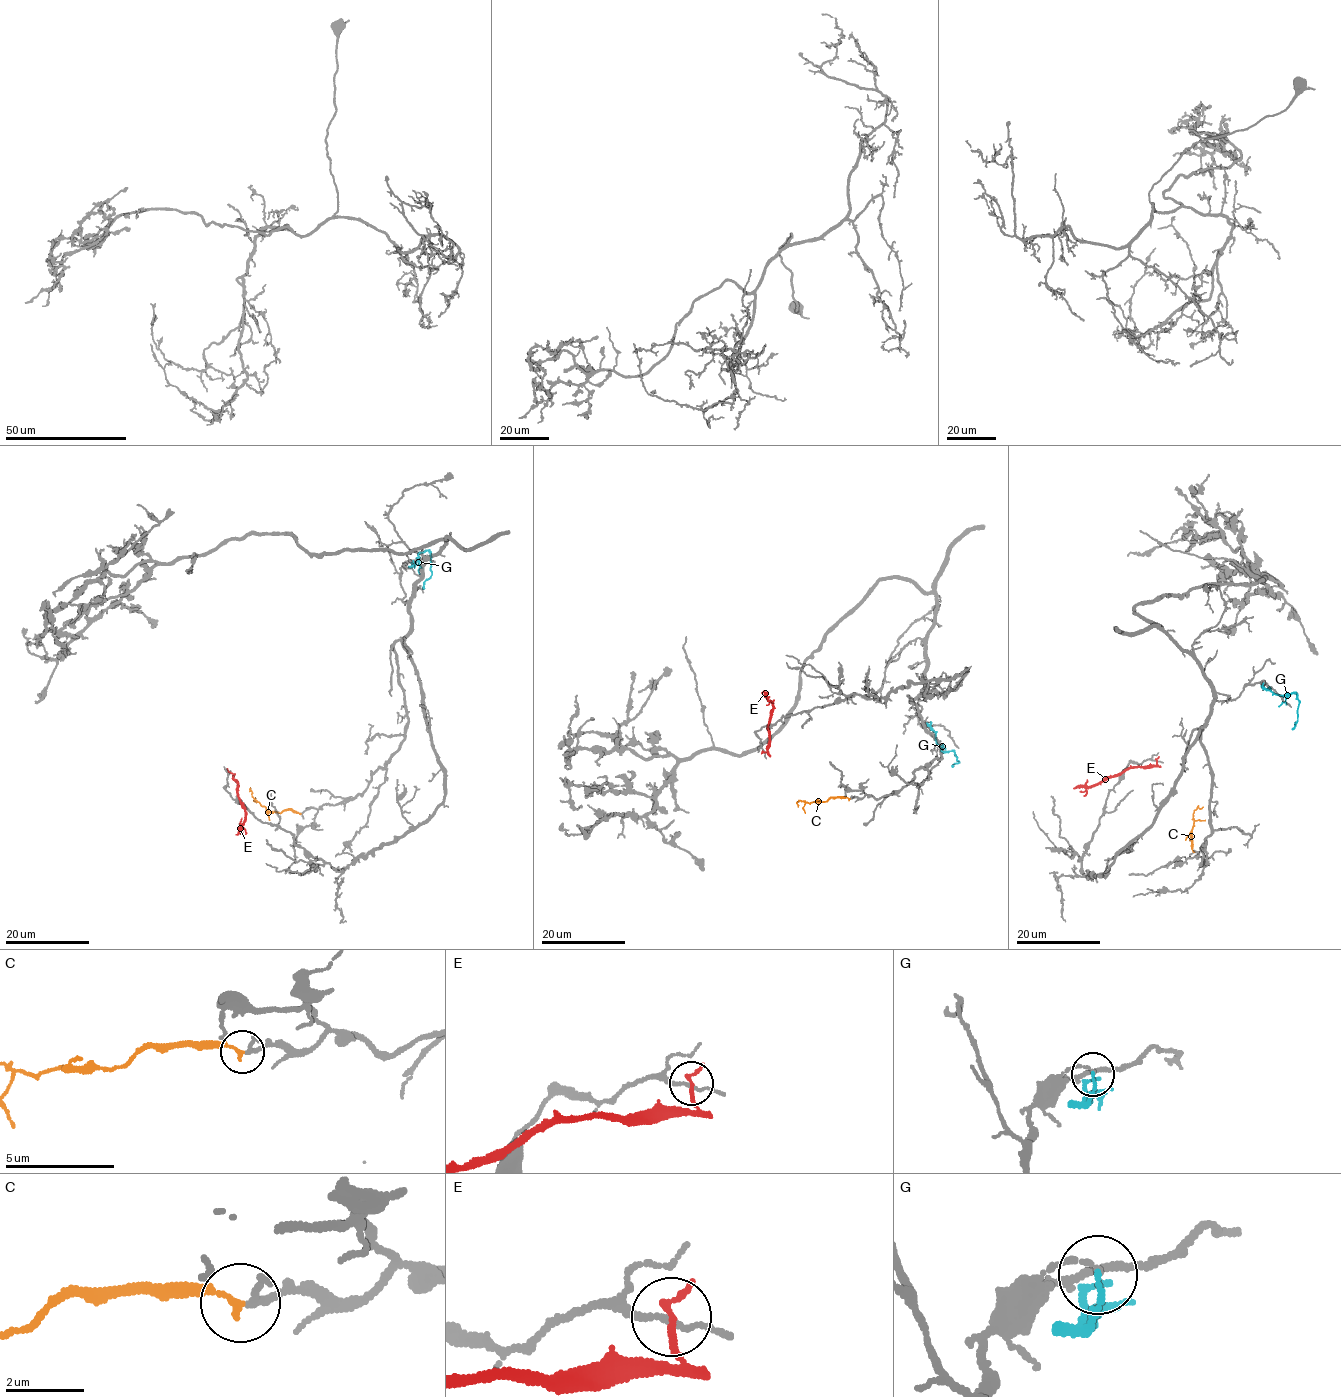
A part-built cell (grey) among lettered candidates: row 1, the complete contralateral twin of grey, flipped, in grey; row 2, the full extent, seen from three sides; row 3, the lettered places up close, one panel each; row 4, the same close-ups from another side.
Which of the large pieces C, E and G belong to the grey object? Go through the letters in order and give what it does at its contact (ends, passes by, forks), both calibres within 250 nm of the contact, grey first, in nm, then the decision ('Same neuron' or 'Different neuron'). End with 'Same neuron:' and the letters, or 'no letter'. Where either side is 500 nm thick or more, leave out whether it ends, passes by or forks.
C: It ends there. Thickness 150 nm (grey) against 180 nm. Same neuron
E: It ends there. Thickness 130 nm (grey) against 180 nm. Different neuron
G: It ends there. Thickness 120 nm (grey) against 110 nm. Different neuron
Same neuron: C

